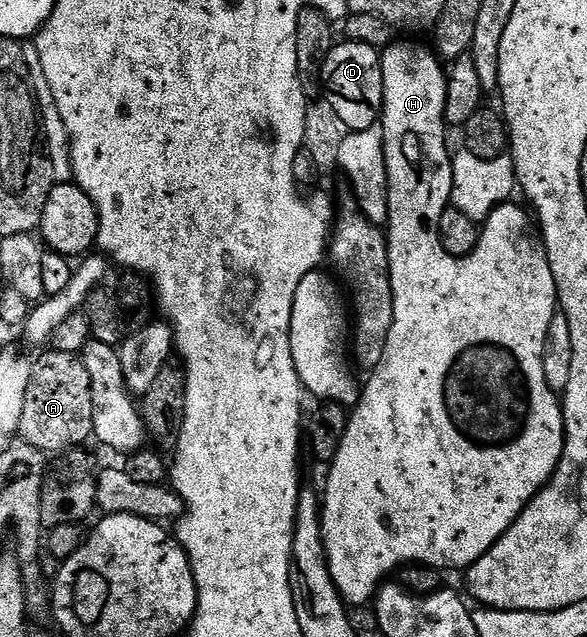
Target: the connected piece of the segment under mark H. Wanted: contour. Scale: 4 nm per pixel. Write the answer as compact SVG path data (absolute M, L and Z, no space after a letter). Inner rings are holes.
M395 40L391 42L385 50L381 51L382 75L384 76L384 104L382 105L380 125L382 127L382 147L384 148L384 156L386 157L384 197L386 200L386 210L388 211L388 215L390 214L390 230L388 226L388 229L385 231L385 236L386 247L388 248L388 260L390 261L390 279L392 280L394 323L392 324L392 332L388 332L388 344L384 348L384 360L380 360L378 367L369 371L367 378L370 379L364 382L356 405L349 411L350 419L348 420L348 428L344 432L344 444L340 444L340 452L336 452L333 462L329 463L328 470L330 470L330 475L326 478L326 498L324 494L324 501L320 506L322 512L322 543L326 549L326 562L330 566L330 575L336 584L338 595L341 596L342 601L350 608L362 606L366 601L367 605L367 603L377 595L383 583L387 581L386 574L392 573L393 570L398 572L405 567L409 567L411 564L417 564L419 566L429 566L441 572L447 572L447 570L459 570L459 572L462 572L469 568L473 562L480 560L480 556L484 556L484 552L488 552L488 548L492 548L492 544L496 544L496 540L500 540L504 536L504 532L508 532L508 528L521 516L524 507L550 482L550 477L554 475L556 468L560 464L562 453L564 452L564 444L566 443L566 421L562 415L562 403L559 395L548 384L548 380L544 378L544 348L546 347L546 337L548 336L548 324L552 324L552 316L559 309L558 289L556 288L556 280L552 276L552 268L546 255L546 247L542 245L542 239L532 225L531 215L529 213L526 215L520 207L514 206L515 203L513 201L503 202L502 205L497 206L496 209L486 217L486 221L478 235L478 246L471 254L463 254L461 256L449 254L442 243L440 220L452 202L454 192L454 164L452 161L452 150L446 147L448 125L445 112L446 97L448 96L448 70L447 67L442 67L442 65L444 65L443 59L439 57L431 47L430 50L426 46L421 46L418 42L401 42L401 40Z

